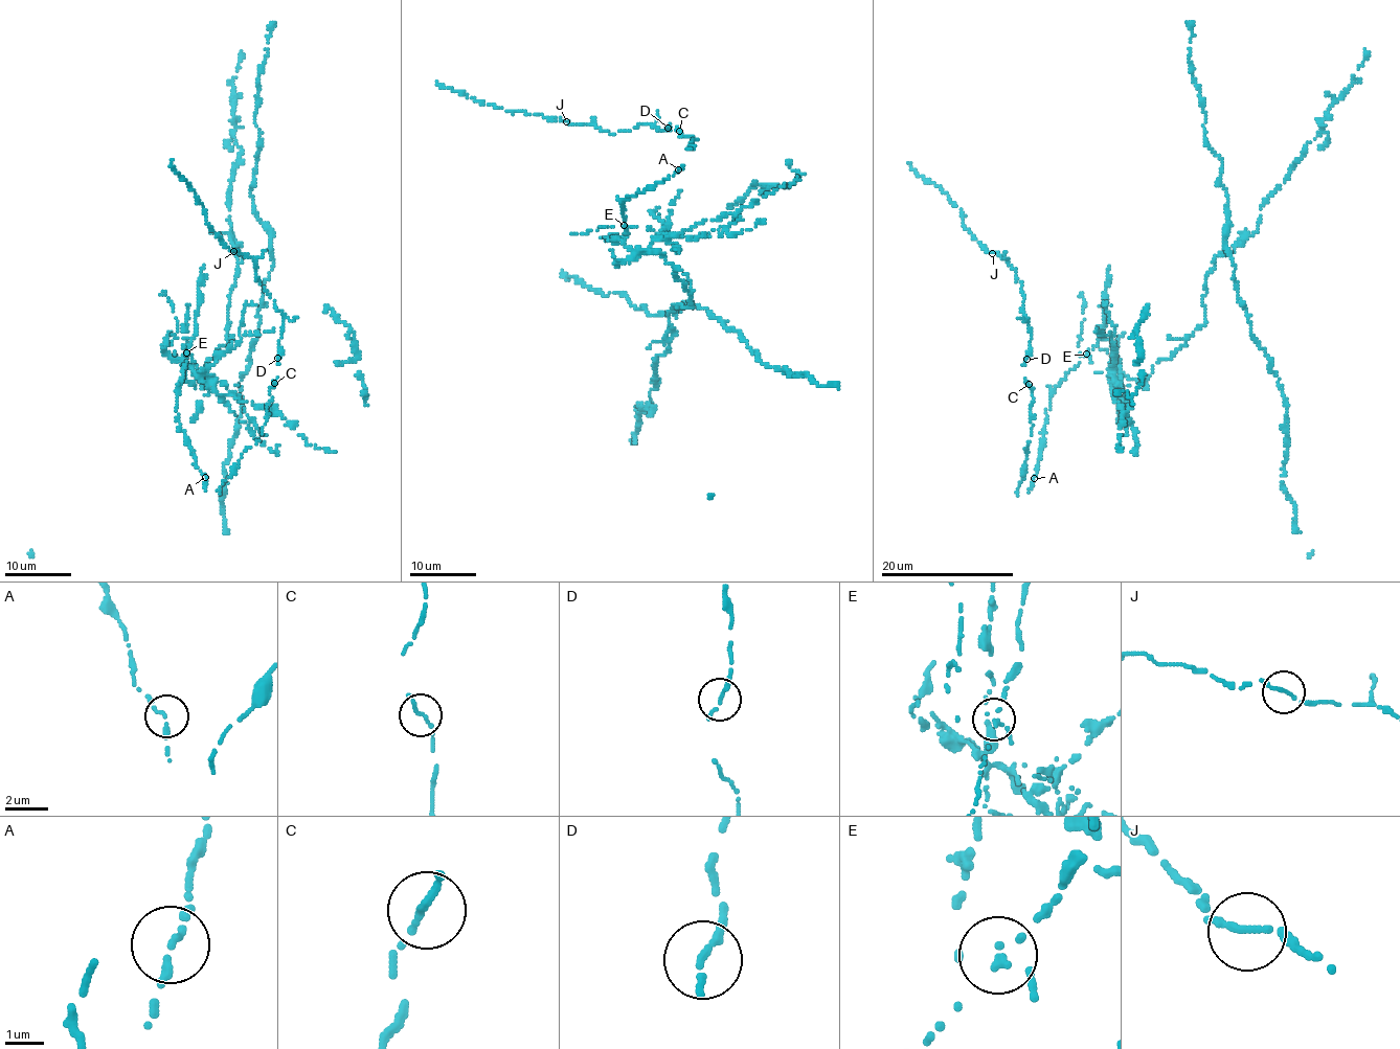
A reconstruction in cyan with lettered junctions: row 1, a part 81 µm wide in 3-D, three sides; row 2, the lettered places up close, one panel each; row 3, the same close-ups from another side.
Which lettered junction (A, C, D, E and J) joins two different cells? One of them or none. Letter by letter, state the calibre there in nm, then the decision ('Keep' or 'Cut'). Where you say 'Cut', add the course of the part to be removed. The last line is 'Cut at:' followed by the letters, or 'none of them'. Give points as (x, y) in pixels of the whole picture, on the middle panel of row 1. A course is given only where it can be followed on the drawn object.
A: Thickness 220 nm. Keep
C: Thickness 240 nm. Keep
D: Thickness 240 nm. Keep
E: Thickness 200 nm. Cut. Course of the part to remove: (625, 226), (652, 229), (650, 249), (692, 292), (690, 309), (669, 311), (668, 350), (631, 441)
J: Thickness 220 nm. Keep
Cut at: E

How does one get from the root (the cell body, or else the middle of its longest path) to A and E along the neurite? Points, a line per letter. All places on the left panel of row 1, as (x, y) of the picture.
A: (192, 369), (184, 364), (186, 339), (192, 339), (178, 385), (177, 422), (194, 452), (196, 466), (205, 477)
E: (192, 369), (184, 364), (186, 339), (192, 339), (187, 352)

